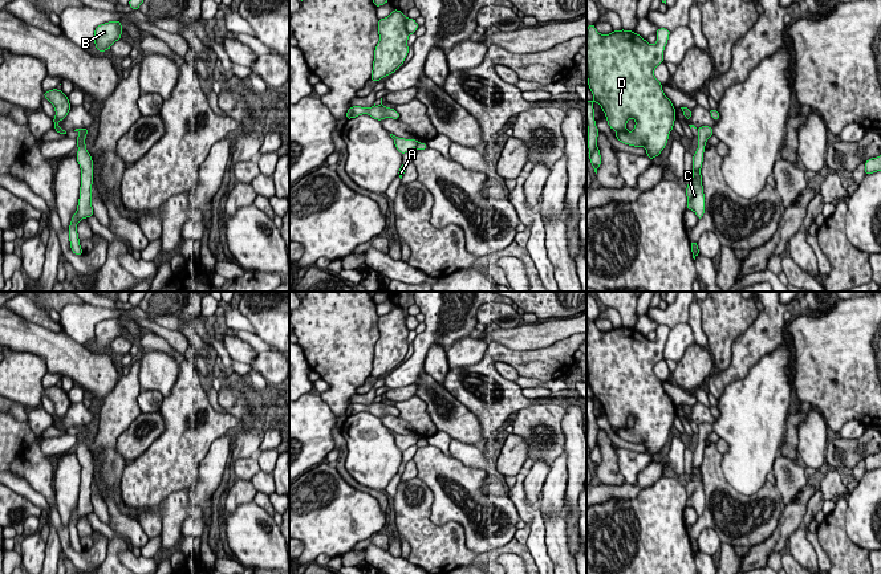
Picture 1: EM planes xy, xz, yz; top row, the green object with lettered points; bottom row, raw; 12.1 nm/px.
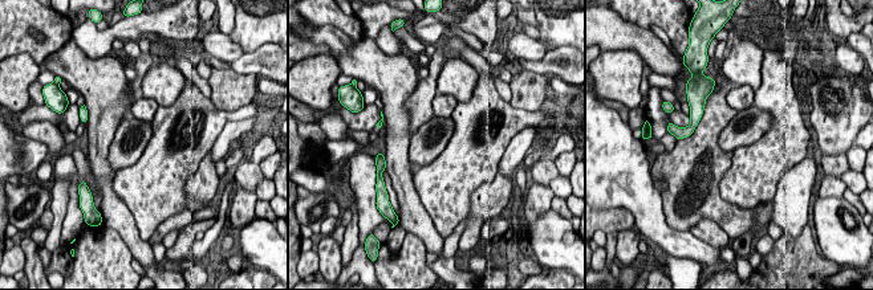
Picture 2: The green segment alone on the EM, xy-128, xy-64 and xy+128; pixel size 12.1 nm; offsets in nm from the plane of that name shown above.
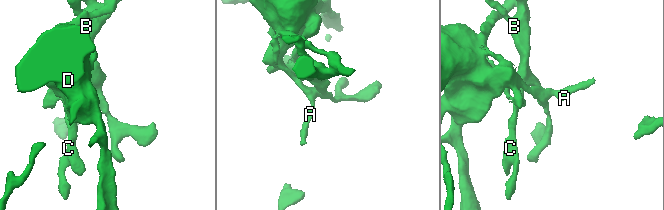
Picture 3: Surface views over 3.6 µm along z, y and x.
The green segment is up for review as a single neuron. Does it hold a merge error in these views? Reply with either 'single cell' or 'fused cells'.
fused cells

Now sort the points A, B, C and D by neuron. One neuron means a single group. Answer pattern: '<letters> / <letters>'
A D / B C

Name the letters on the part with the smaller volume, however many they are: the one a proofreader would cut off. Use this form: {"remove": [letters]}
{"remove": ["B", "C"]}

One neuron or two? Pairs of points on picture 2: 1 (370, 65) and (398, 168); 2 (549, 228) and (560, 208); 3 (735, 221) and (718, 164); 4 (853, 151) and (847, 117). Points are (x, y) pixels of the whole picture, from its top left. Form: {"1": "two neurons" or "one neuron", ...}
{"1": "one neuron", "2": "two neurons", "3": "one neuron", "4": "two neurons"}

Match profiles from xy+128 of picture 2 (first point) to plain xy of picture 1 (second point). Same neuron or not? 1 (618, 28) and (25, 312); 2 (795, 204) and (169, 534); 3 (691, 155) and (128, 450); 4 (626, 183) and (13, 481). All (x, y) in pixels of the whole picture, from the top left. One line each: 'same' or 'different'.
1: different
2: different
3: different
4: different

